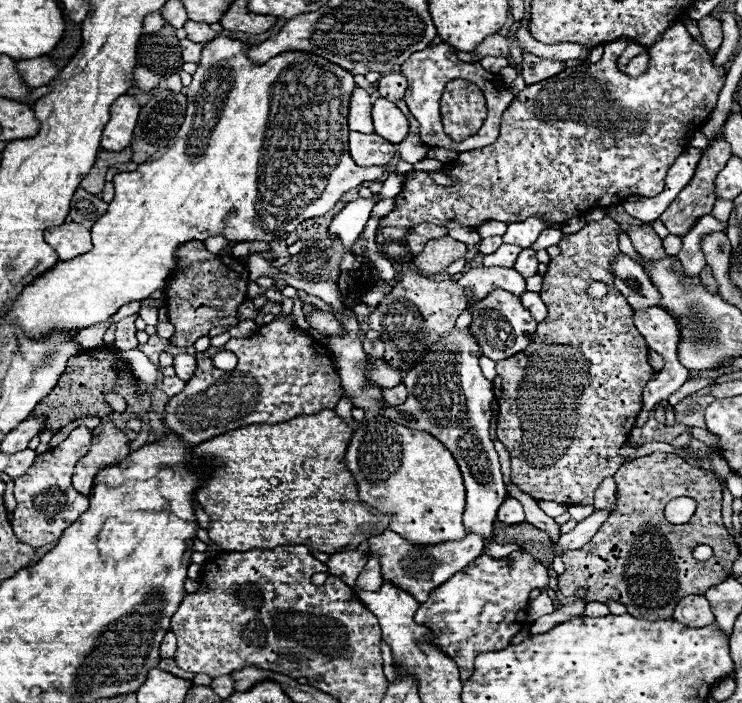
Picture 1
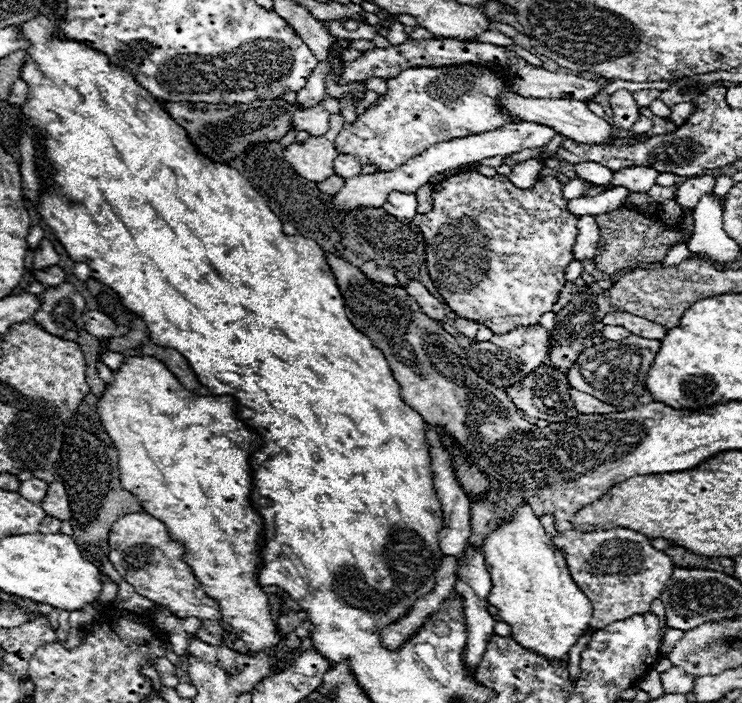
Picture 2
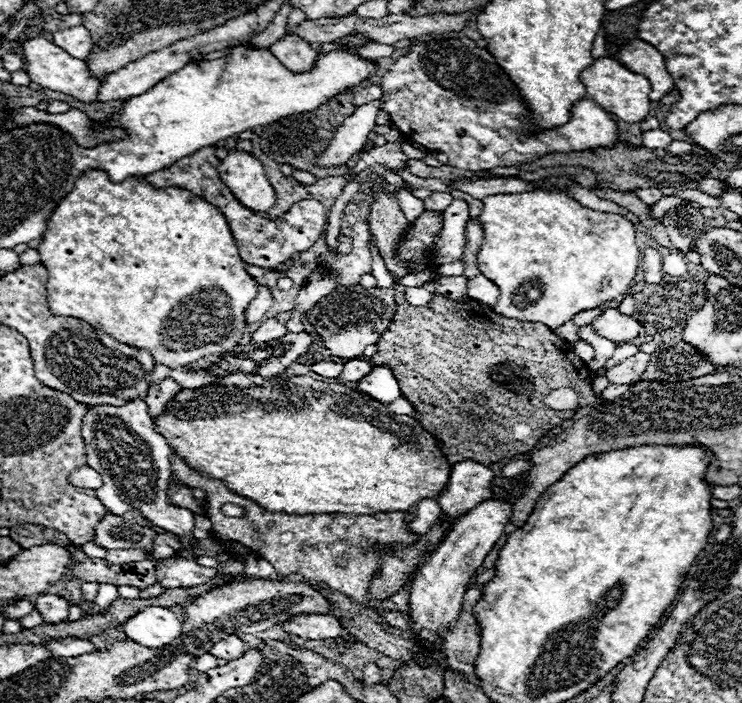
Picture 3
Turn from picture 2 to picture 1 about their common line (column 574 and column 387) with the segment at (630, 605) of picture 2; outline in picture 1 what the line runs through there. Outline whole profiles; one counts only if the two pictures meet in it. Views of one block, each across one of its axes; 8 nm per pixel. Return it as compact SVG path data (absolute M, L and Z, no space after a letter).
M386 530L384 534L368 540L368 556L372 554L378 556L382 578L394 584L396 588L408 592L410 596L414 596L416 602L424 602L428 594L436 586L440 586L440 582L446 582L448 578L452 578L452 574L460 572L464 566L476 560L482 554L482 548L484 548L484 538L480 538L478 534L472 534L472 536L468 534L460 542L440 542L432 546L408 542L392 530Z

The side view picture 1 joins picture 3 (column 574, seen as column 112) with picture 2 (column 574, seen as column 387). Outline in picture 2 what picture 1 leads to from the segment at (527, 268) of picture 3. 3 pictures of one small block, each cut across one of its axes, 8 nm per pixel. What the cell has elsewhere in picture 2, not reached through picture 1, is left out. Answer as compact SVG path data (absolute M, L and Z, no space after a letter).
M596 162L576 164L574 170L580 178L584 178L586 182L592 182L592 184L606 184L612 180L612 170L608 170L606 166L598 166Z

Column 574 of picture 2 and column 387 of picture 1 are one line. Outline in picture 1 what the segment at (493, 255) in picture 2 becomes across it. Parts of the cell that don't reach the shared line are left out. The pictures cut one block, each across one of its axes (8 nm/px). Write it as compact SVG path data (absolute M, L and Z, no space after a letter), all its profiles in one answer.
M682 22L672 24L670 30L666 30L654 46L648 48L650 62L646 72L638 78L618 70L616 61L628 44L625 40L610 42L600 62L566 68L564 72L544 82L526 86L520 94L516 94L512 106L508 106L502 116L498 140L492 146L462 152L456 164L442 168L446 176L458 180L456 186L438 186L426 172L406 174L406 188L400 196L396 196L396 210L392 210L386 218L380 218L382 226L376 234L378 246L382 248L388 240L398 240L404 246L404 234L410 226L422 222L446 224L454 220L472 228L482 226L486 220L512 224L530 216L540 216L550 222L566 222L586 214L590 208L620 204L628 196L658 196L664 190L668 168L686 150L686 134L700 128L716 108L726 70L722 66L714 66L712 52L700 46L686 32Z

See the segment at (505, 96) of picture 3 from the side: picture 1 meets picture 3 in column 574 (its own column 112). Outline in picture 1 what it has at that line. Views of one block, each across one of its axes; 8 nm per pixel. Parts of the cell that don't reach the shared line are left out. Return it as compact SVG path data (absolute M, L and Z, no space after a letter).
M120 96L110 106L110 120L102 130L102 150L124 150L130 144L140 106L134 96Z

